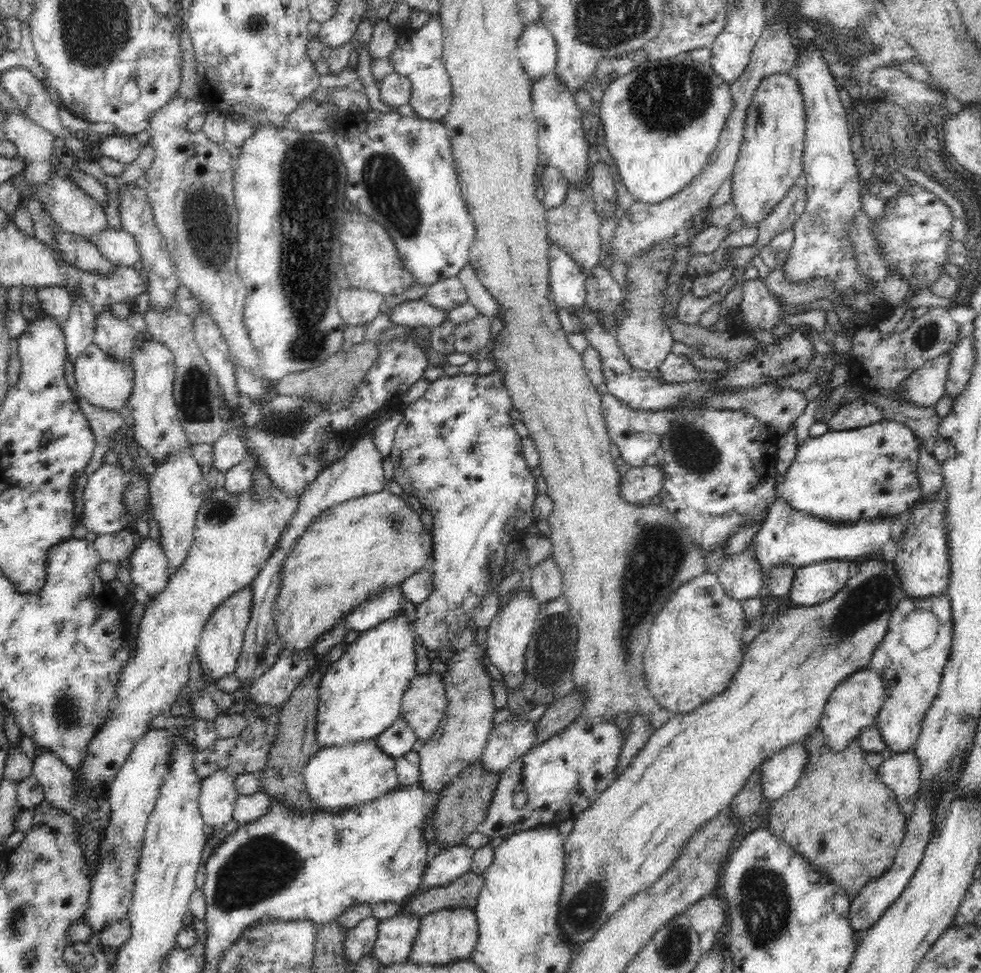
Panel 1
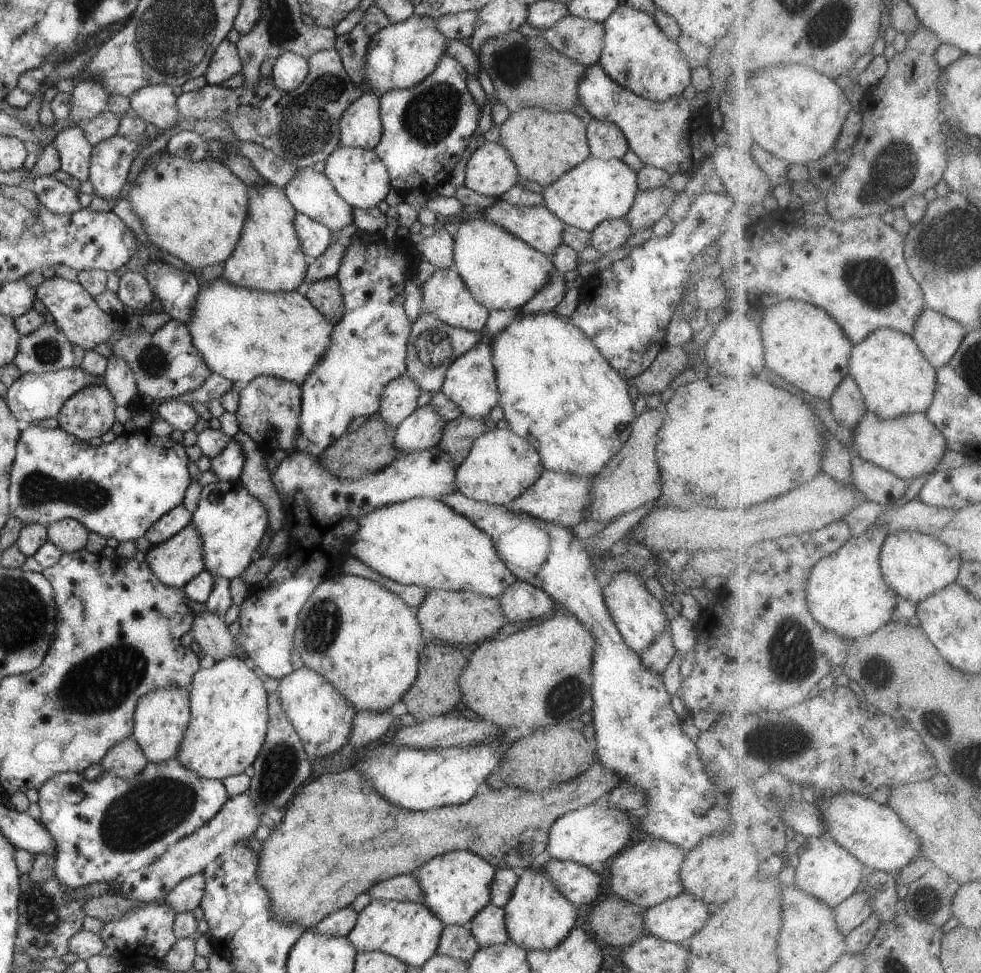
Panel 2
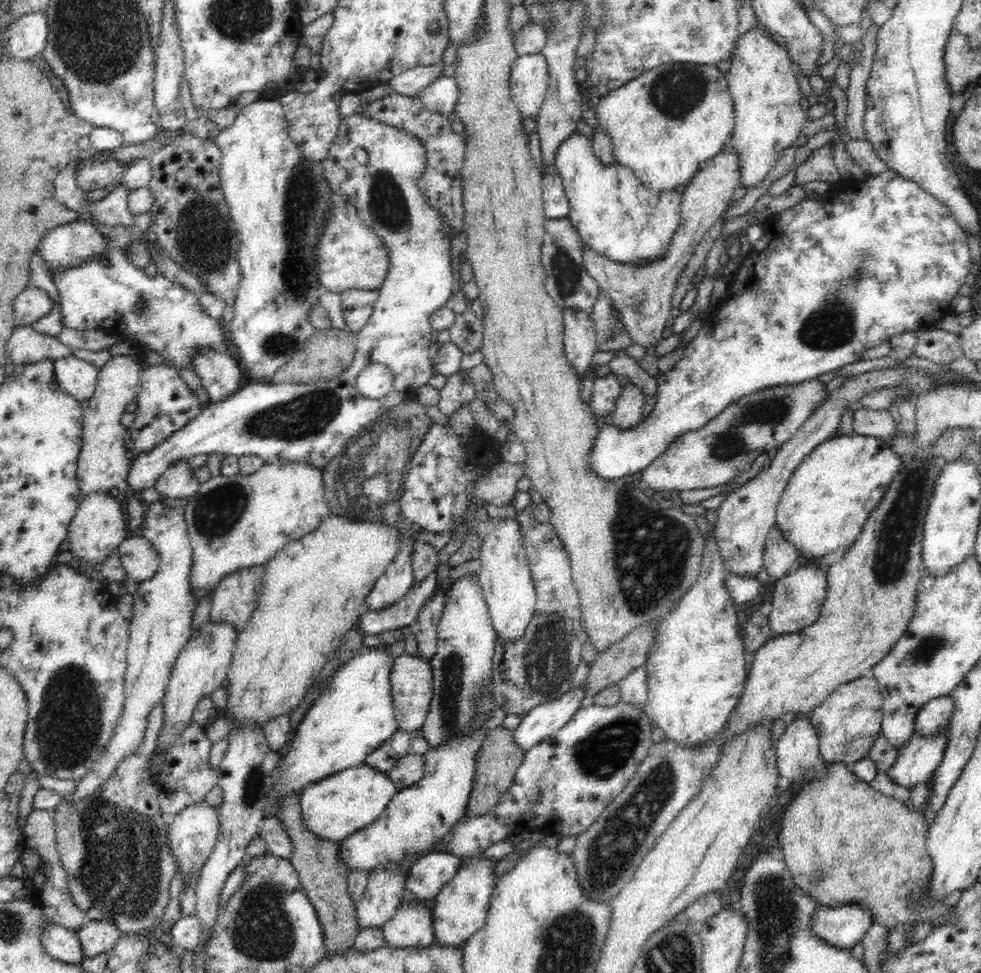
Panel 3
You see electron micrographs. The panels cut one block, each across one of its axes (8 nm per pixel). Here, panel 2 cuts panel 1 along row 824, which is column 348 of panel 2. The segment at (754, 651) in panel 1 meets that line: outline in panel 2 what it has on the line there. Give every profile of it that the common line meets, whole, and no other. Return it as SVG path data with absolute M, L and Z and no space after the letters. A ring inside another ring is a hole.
M344 572L326 577L316 585L300 610L293 641L304 664L327 678L357 712L388 711L400 701L416 680L420 651L427 643L422 636L416 609L381 582Z

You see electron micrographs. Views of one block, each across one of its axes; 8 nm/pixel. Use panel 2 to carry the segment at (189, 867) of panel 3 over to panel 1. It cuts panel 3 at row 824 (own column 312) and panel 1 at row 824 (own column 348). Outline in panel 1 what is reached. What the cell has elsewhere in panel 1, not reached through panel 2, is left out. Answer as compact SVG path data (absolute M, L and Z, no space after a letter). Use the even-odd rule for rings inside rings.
M216 770L210 778L202 781L198 809L202 811L206 835L214 829L220 830L233 818L234 802L239 797L235 786L236 778L235 774Z

